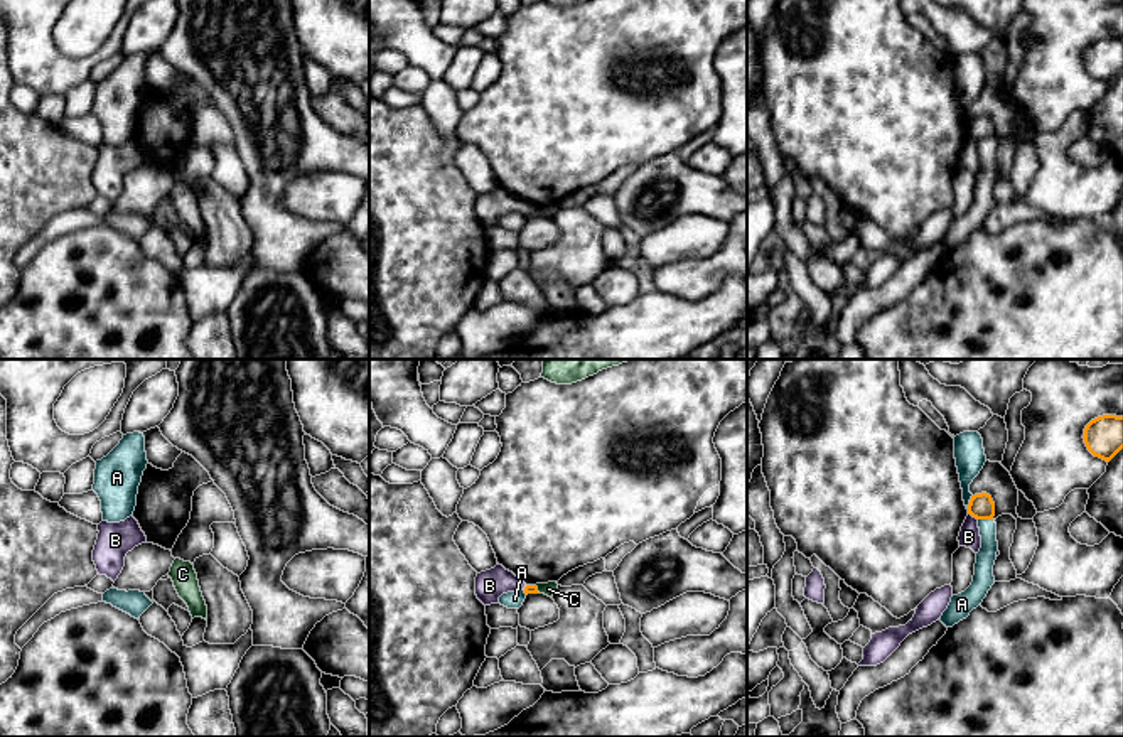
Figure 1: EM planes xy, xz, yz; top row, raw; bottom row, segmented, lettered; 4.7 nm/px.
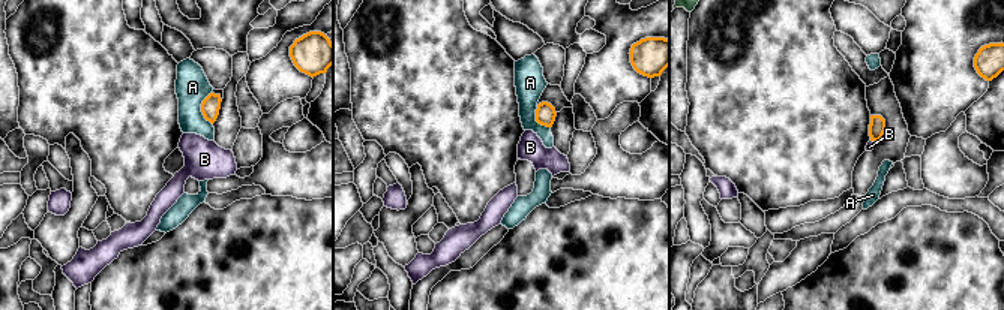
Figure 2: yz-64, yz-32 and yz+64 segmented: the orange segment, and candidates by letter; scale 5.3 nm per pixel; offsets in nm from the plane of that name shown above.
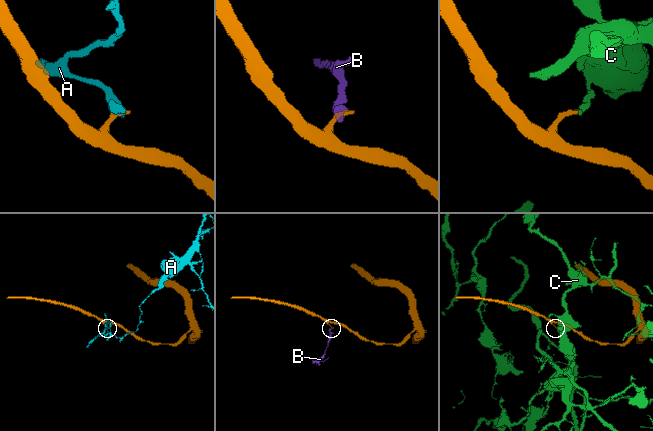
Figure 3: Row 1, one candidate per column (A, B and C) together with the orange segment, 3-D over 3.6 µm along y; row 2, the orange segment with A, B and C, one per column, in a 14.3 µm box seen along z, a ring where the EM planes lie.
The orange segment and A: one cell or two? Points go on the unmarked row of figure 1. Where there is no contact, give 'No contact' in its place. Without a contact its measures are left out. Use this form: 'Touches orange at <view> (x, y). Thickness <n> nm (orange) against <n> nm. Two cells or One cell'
Touches orange at yz (985, 140). Thickness 120 nm (orange) against 100 nm. Two cells

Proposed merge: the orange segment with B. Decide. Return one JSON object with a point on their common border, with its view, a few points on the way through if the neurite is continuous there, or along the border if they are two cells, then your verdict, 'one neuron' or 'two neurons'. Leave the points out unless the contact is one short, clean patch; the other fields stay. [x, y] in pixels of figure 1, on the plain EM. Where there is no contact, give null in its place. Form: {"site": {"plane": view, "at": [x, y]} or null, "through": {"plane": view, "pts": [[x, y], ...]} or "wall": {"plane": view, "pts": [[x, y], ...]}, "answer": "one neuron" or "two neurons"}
{"site": {"plane": "yz", "at": [973, 139]}, "through": {"plane": "yz", "pts": [[982, 129], [973, 139], [968, 159]]}, "answer": "one neuron"}

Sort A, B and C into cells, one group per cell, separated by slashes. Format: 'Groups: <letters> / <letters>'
Groups: A / B / C

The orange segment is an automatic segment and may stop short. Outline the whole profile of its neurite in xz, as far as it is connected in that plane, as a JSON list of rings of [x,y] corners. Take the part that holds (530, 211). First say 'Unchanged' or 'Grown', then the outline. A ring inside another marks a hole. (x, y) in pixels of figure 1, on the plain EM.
Grown. [[[502,187],[481,194],[476,199],[476,218],[484,228],[497,226],[499,219],[508,214],[523,212],[528,216],[540,216],[536,207],[526,207],[513,194]]]

